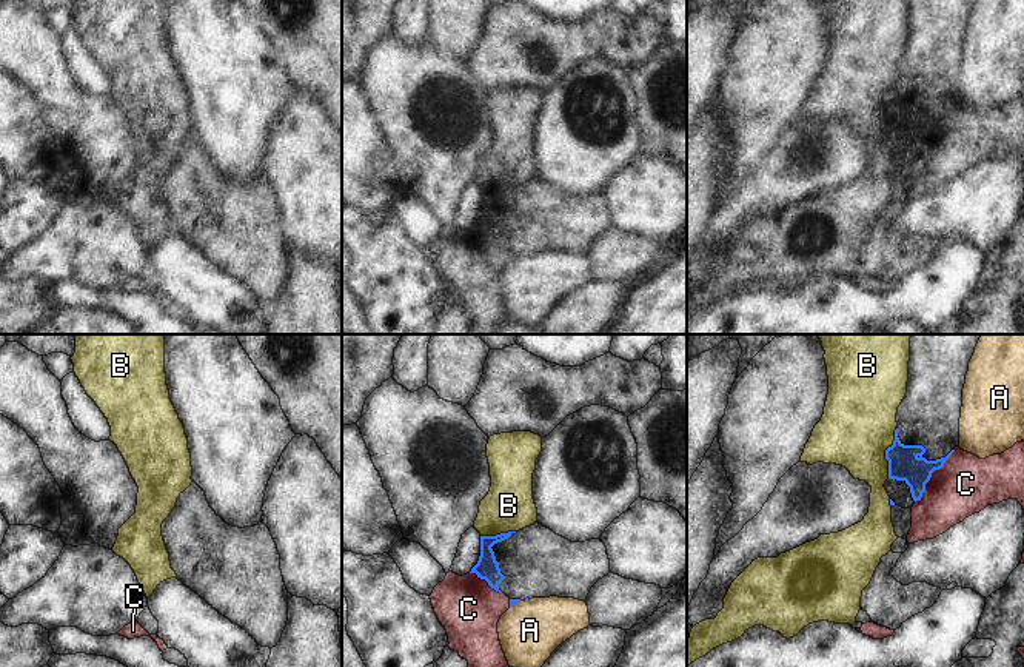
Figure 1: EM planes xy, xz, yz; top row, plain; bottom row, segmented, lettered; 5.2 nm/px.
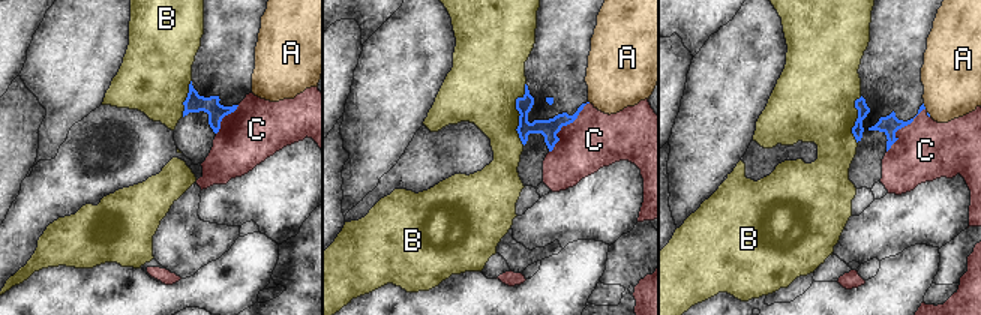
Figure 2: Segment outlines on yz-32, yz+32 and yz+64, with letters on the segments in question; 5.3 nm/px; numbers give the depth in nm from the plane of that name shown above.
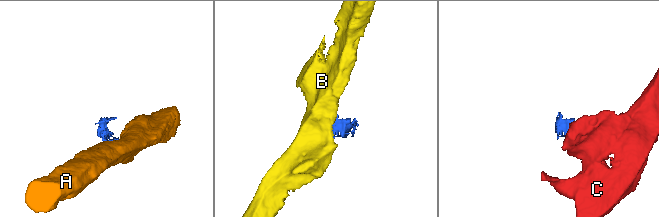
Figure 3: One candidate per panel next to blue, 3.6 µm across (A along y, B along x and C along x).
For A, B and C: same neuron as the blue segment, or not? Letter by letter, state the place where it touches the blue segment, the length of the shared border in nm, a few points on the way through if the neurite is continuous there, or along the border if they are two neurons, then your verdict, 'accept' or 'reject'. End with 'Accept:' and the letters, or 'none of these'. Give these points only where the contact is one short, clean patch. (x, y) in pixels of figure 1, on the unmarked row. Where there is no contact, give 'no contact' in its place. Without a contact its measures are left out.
A: xz (515, 258) | 70 nm | along xz (521, 256), (510, 262) | reject
B: yz (886, 108) | 260 nm | along yz (896, 83), (895, 94), (886, 105), (887, 133) | reject
C: yz (930, 130) | 360 nm | along yz (955, 105), (932, 128), (926, 145), (915, 157) | reject
Accept: none of these

